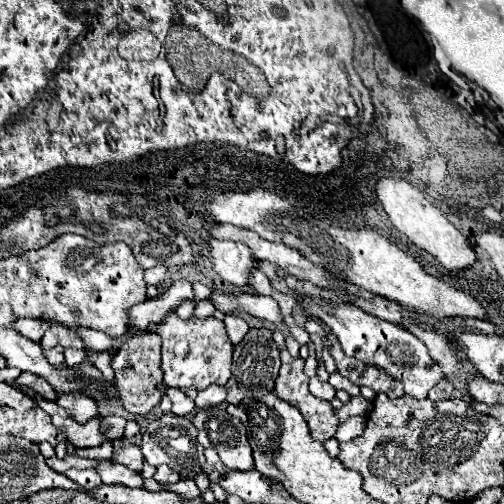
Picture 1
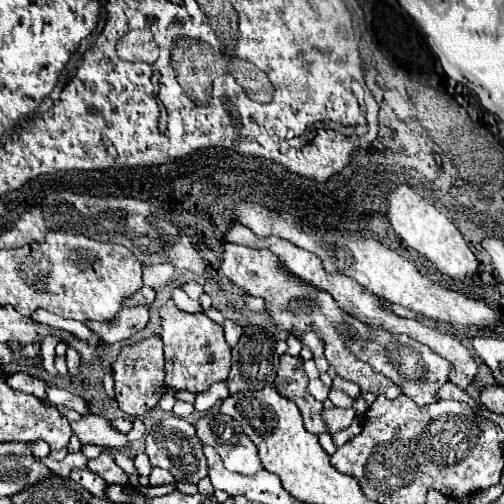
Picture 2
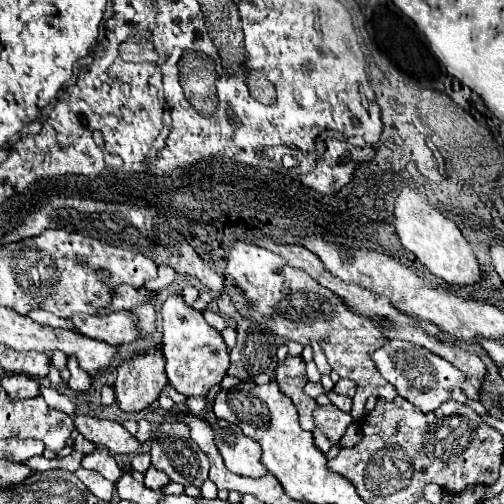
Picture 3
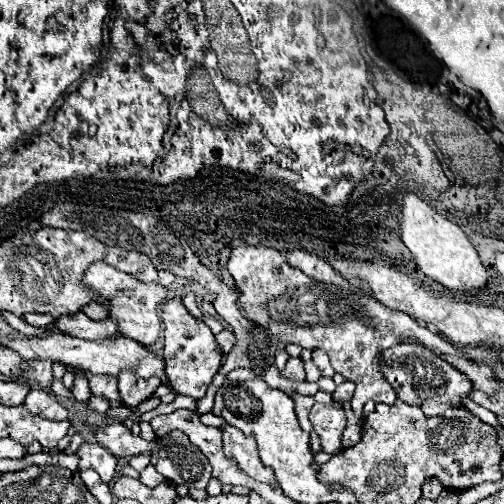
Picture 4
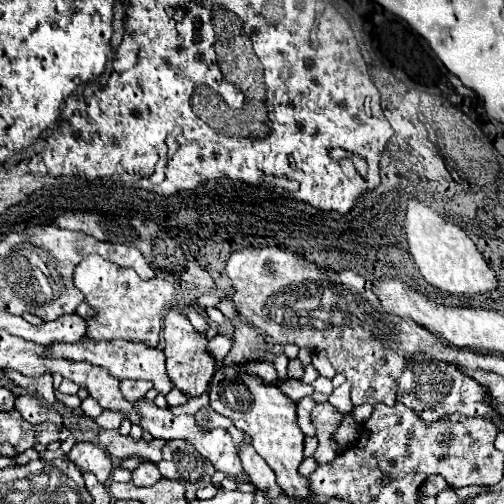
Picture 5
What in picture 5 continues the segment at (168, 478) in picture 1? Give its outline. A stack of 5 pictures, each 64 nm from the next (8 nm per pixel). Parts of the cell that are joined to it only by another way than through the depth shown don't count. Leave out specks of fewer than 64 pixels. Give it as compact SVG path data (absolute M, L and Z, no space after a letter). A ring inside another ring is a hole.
M142 462L134 474L132 474L132 482L134 484L140 484L140 486L154 486L158 480L160 480L160 472L158 468L152 464L152 462Z

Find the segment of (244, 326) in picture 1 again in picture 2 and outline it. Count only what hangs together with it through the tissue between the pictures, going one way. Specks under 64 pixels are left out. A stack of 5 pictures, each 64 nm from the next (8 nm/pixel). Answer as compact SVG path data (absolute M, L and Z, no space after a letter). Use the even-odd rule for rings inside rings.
M226 320L224 322L224 332L226 332L228 344L236 346L238 340L240 340L240 336L242 336L242 332L244 332L244 328L242 328L242 324L236 324L234 320Z

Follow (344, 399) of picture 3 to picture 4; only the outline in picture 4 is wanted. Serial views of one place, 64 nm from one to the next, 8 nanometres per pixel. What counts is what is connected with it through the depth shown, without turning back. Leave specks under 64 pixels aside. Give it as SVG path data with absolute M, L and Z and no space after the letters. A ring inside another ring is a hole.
M344 402L341 406L347 418L346 430L342 434L342 448L350 448L350 446L358 444L360 438L362 438L362 428L360 428L362 426L362 420L352 414L350 402Z

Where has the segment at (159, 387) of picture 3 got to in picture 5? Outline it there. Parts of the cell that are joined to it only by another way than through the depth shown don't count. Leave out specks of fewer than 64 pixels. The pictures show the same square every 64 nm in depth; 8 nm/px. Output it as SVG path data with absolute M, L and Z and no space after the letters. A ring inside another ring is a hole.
M120 380L122 396L124 396L128 402L142 400L152 386L154 386L154 384L152 384L152 382L146 382L146 380Z

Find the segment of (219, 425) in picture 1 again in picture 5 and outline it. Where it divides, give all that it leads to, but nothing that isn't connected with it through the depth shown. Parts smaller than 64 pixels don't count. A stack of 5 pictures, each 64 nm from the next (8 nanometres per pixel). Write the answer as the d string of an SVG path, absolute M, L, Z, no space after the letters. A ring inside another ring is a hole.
M230 426L228 428L230 436L234 438L234 442L240 446L238 456L242 460L242 466L246 470L246 474L252 478L252 482L260 488L260 490L268 490L270 496L280 496L280 486L274 482L274 472L272 468L264 462L264 458L258 456L258 452L252 448L252 444L246 442L246 434L240 432L238 428Z

